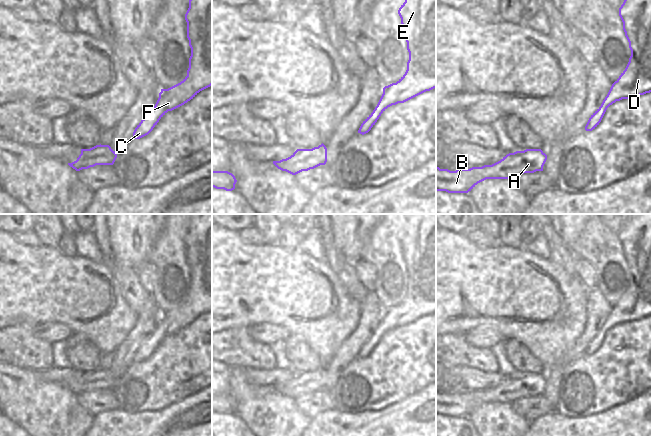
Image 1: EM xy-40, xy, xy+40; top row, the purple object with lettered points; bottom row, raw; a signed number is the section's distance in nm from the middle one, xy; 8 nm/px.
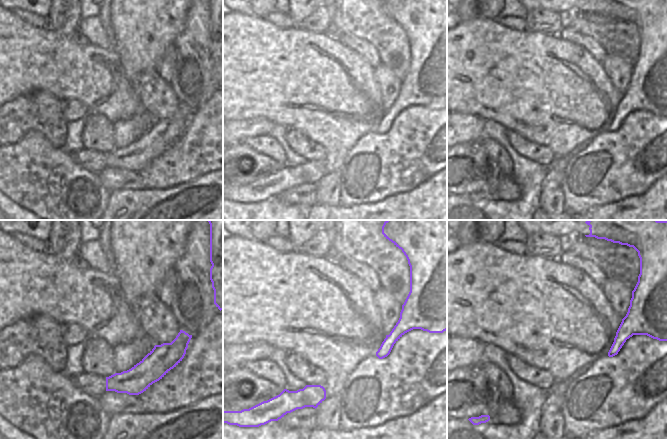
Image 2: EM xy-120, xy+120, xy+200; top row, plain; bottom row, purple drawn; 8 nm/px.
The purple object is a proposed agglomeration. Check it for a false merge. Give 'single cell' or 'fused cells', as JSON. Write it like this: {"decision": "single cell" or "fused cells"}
{"decision": "single cell"}

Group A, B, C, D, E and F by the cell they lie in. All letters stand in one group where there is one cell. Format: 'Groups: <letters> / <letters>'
Groups: A B C D E F

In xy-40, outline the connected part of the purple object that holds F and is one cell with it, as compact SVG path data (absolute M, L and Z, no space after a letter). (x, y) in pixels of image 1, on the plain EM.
M189 214L189 218L191 222L185 238L187 262L191 272L187 300L170 312L161 313L153 334L135 352L133 363L140 363L148 359L168 335L184 329L200 315L212 309L212 214Z

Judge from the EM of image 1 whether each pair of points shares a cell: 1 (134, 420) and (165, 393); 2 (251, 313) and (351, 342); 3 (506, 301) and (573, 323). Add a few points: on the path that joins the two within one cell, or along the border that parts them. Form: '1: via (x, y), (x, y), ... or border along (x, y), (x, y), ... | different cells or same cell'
1: border along (168, 405), (159, 410), (122, 411) | different cells
2: border along (358, 320), (355, 330), (341, 344), (331, 359) | different cells
3: via (523, 301), (536, 302), (556, 319) | same cell

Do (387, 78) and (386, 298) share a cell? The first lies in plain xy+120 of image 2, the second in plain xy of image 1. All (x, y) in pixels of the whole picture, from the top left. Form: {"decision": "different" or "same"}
{"decision": "different"}

